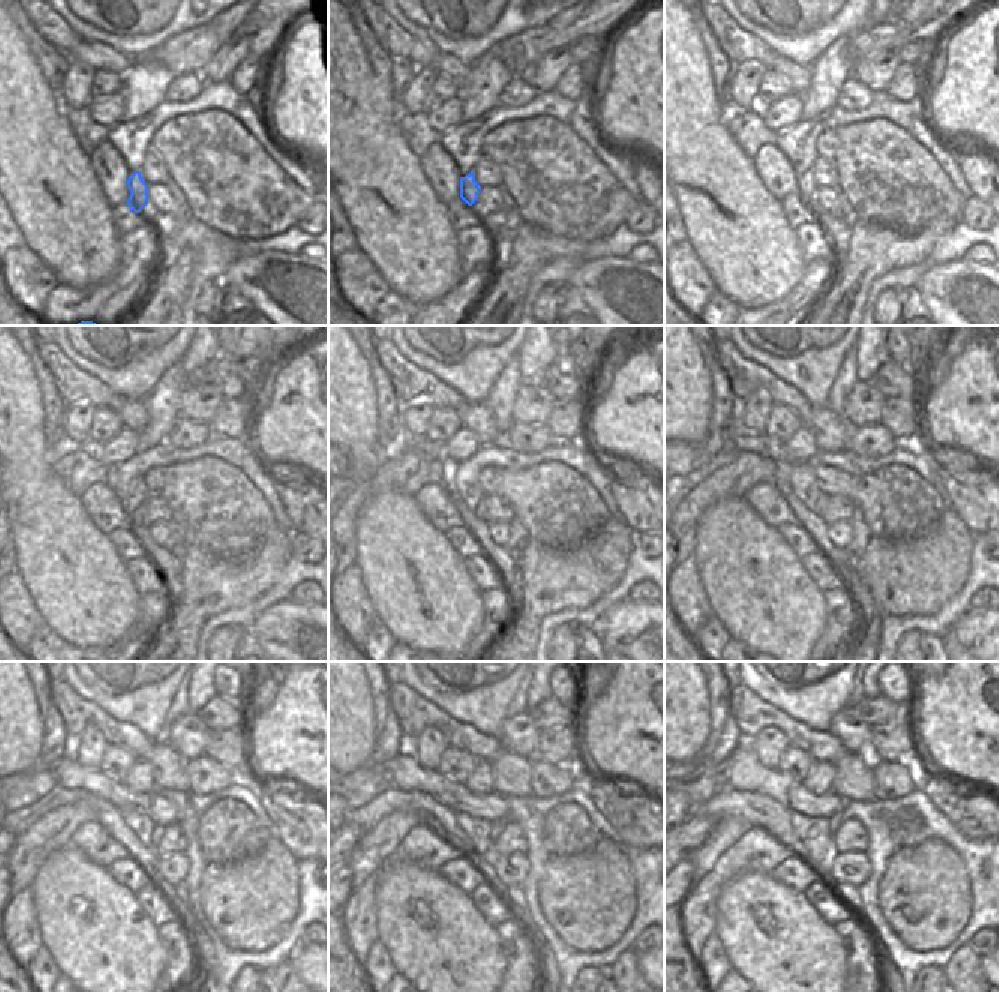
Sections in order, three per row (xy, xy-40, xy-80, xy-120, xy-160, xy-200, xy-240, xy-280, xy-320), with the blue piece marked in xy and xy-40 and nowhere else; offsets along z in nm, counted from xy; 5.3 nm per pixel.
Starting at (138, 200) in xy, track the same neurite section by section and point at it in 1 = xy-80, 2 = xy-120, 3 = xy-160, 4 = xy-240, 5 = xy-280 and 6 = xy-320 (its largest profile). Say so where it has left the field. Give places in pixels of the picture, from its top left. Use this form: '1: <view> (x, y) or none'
1: xy-80 (807, 188)
2: xy-120 (137, 518)
3: xy-160 (479, 511)
4: xy-240 (159, 830)
5: xy-280 (497, 827)
6: xy-320 (835, 821)

